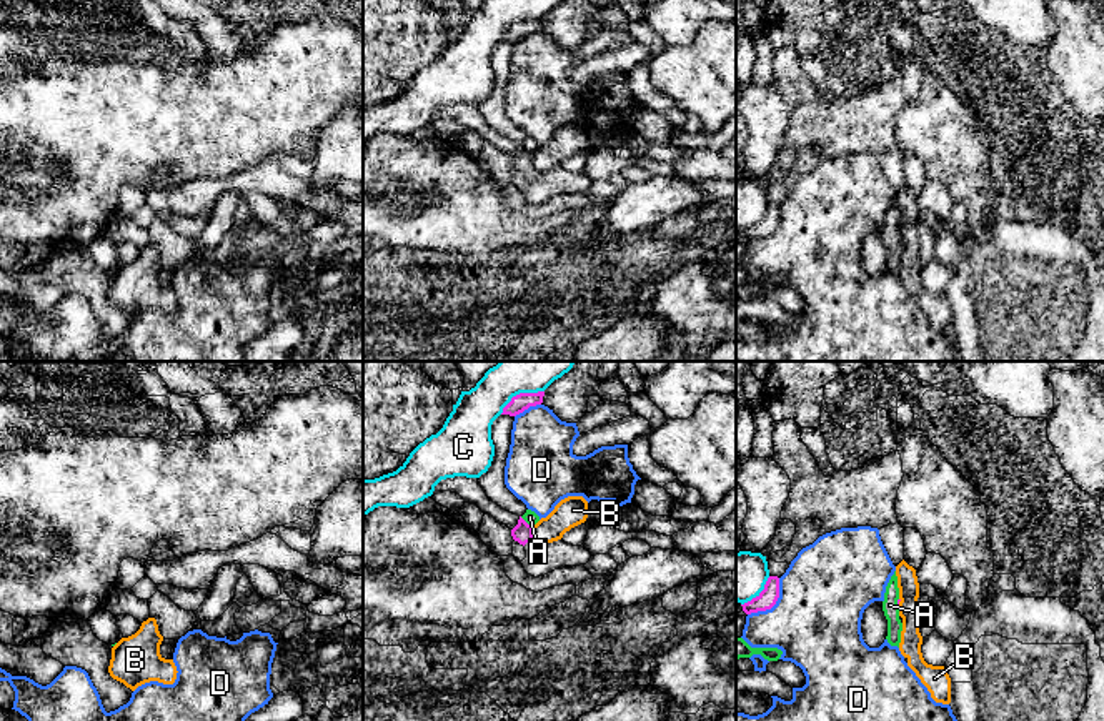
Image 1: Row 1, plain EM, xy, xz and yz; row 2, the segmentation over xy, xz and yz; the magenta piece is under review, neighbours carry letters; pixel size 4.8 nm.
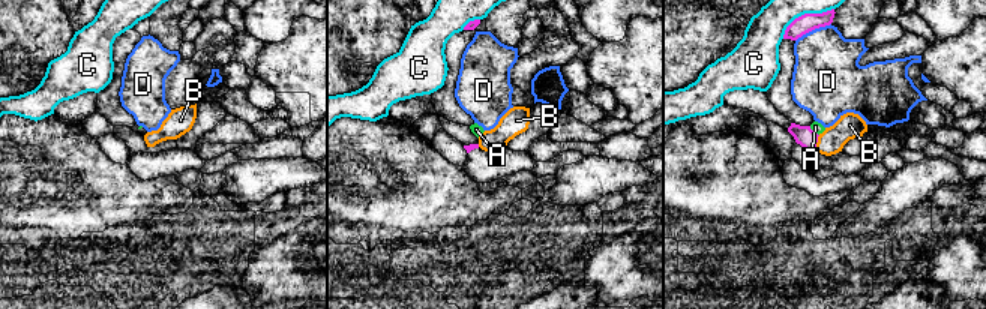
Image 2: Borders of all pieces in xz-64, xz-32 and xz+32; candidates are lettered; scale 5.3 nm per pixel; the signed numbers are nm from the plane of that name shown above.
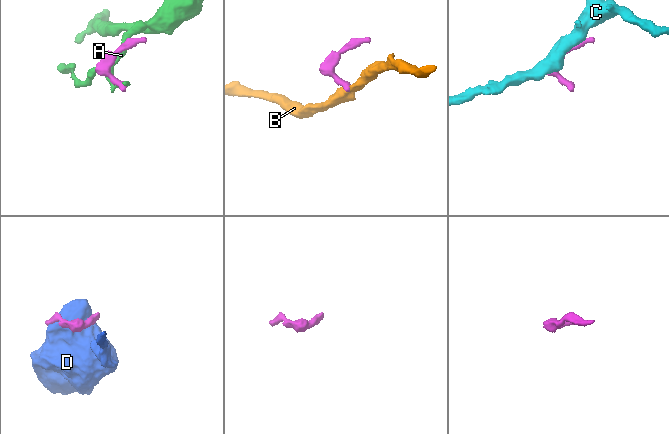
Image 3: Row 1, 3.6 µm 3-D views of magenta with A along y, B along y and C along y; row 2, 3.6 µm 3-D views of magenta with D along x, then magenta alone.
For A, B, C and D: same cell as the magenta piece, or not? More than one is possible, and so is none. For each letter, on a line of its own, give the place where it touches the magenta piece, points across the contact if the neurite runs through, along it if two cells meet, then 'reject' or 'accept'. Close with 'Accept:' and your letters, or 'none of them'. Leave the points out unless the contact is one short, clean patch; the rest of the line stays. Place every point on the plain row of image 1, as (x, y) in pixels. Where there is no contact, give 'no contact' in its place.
A: meets magenta in xz at (525, 149); reject
B: meets magenta in xz at (532, 160); border along xz (532, 154), (533, 167); reject
C: meets magenta in xz at (520, 20); reject
D: meets magenta in yz at (773, 232); reject
Accept: none of them

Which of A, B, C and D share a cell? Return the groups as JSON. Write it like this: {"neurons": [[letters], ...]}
{"neurons": [["A"], ["B"], ["C"], ["D"]]}

